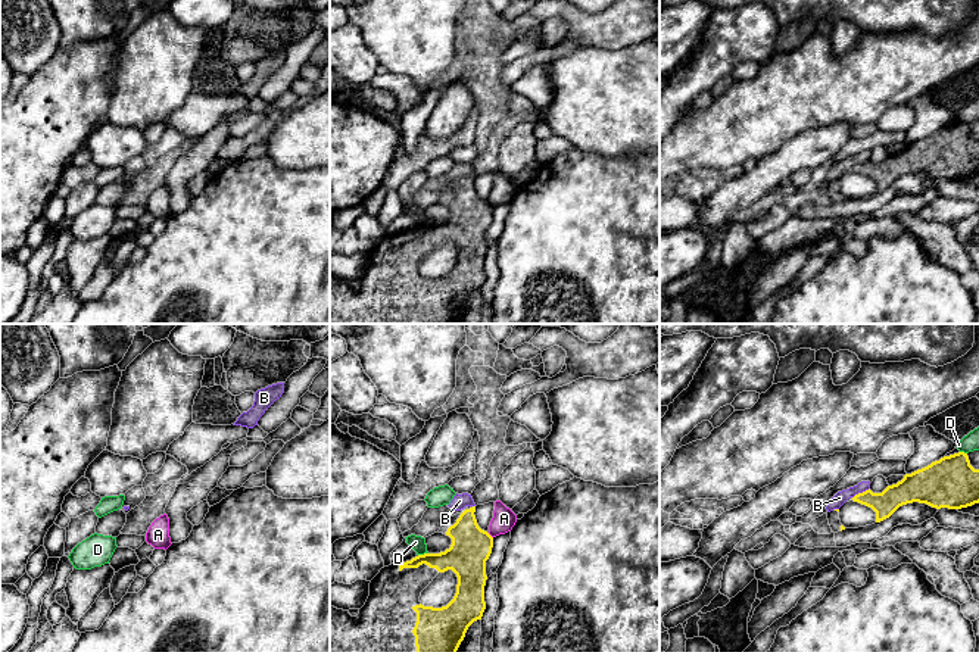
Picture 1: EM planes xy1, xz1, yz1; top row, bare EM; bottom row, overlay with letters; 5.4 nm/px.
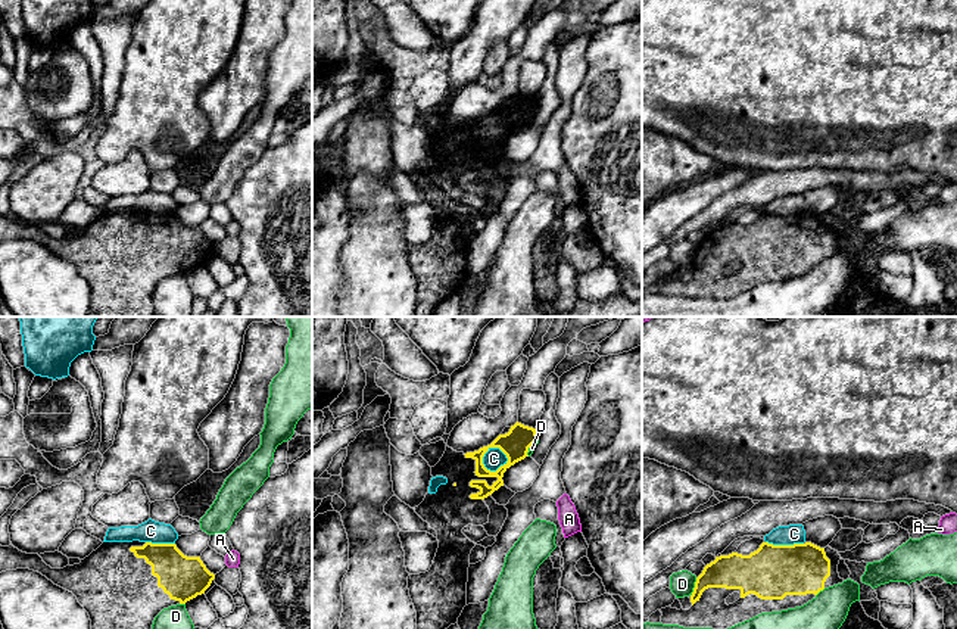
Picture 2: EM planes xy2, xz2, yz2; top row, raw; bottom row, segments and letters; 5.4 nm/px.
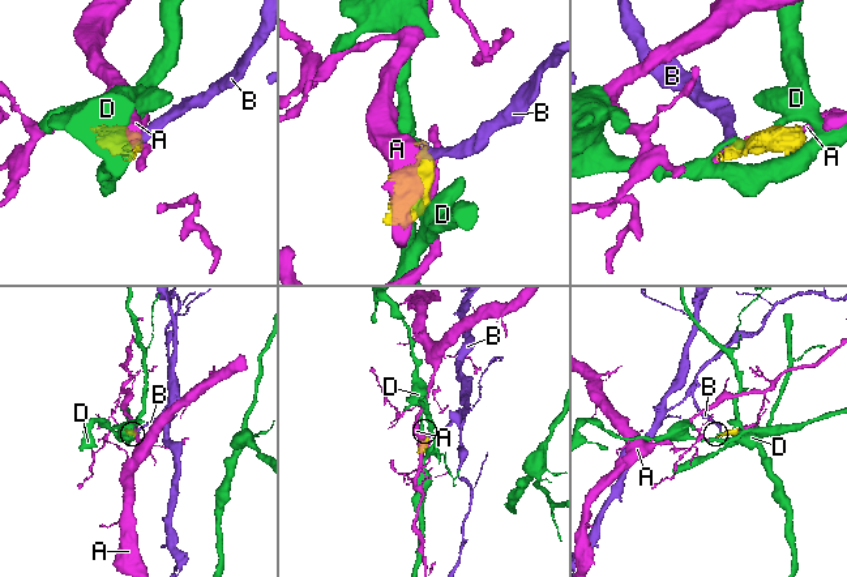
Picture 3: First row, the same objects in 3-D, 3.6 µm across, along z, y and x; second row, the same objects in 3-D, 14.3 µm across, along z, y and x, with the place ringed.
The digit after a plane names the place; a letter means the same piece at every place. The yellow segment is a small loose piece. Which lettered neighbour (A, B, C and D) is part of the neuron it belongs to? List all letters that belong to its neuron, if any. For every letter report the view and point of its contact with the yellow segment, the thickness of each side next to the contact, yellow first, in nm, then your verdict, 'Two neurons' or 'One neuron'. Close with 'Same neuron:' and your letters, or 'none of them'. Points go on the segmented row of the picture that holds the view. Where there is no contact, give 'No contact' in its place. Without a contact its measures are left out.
A: Touches yellow at xz1 (490, 536). Thickness 220 nm (yellow) against 120 nm. Two neurons
B: Touches yellow at yz1 (860, 493). Thickness 140 nm (yellow) against 70 nm. Two neurons
C: Touches yellow at xz2 (496, 447). Thickness 150 nm (yellow) against 110 nm. Two neurons
D: Touches yellow at yz2 (695, 587). Thickness 190 nm (yellow) against 140 nm. Two neurons
Same neuron: none of them

